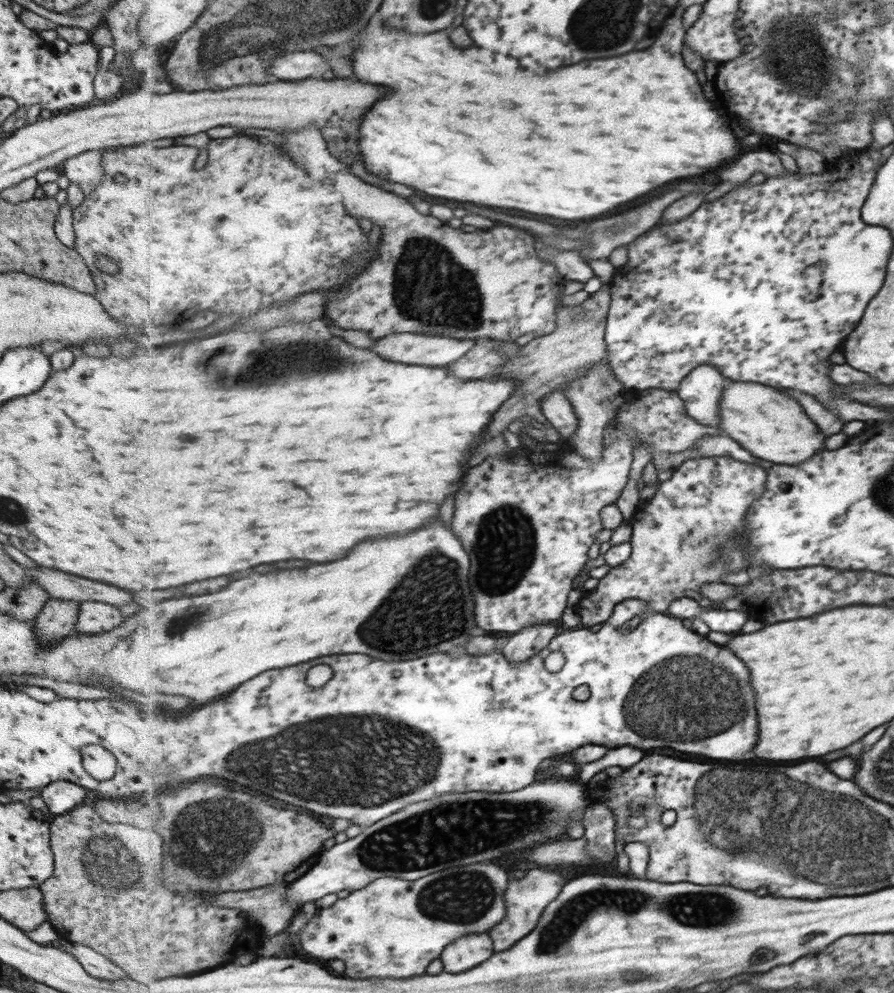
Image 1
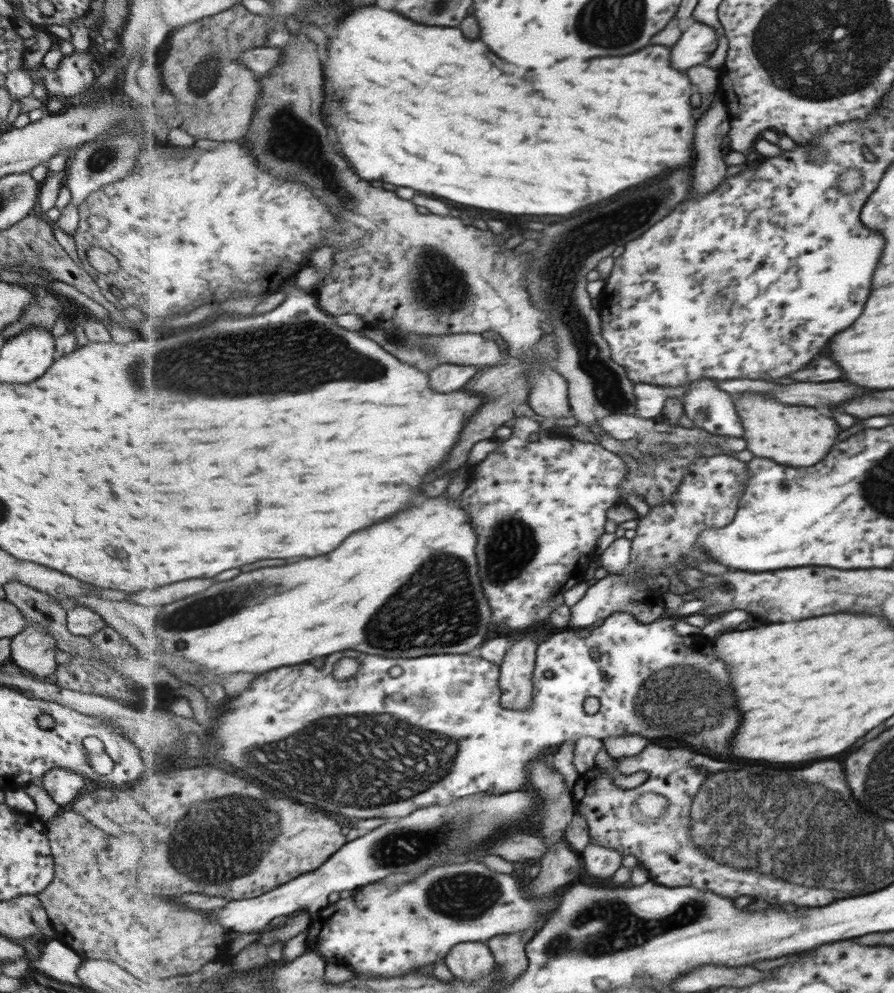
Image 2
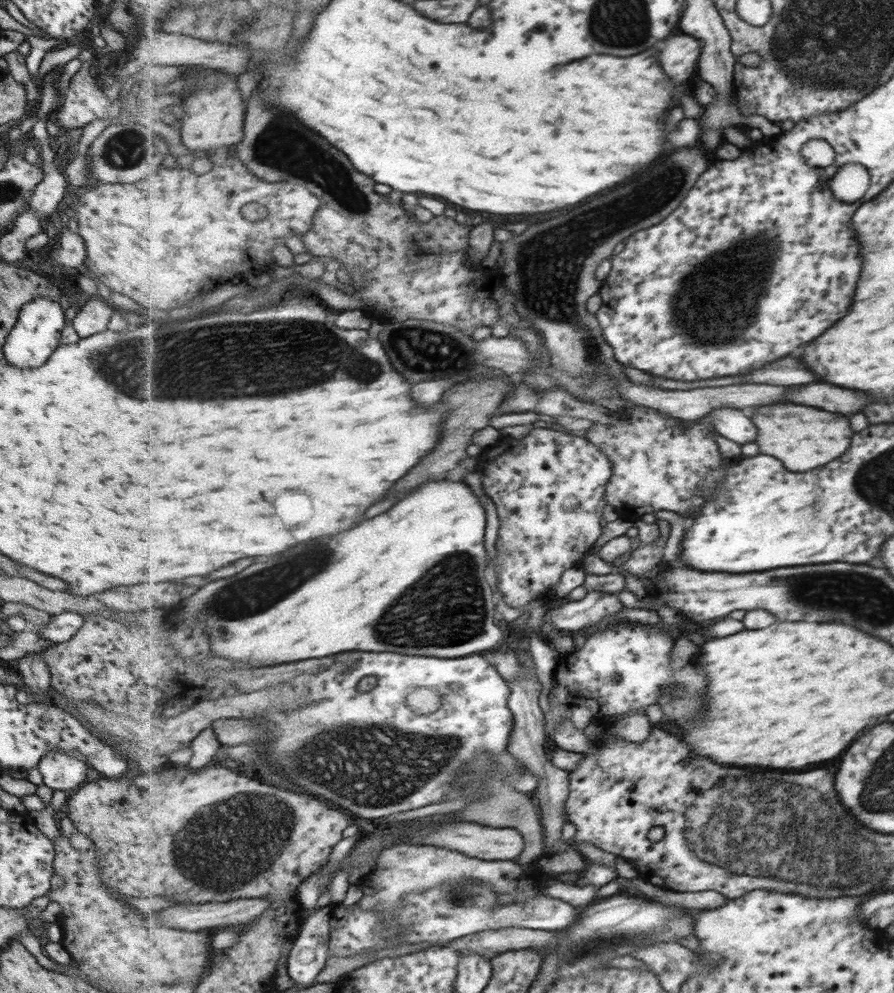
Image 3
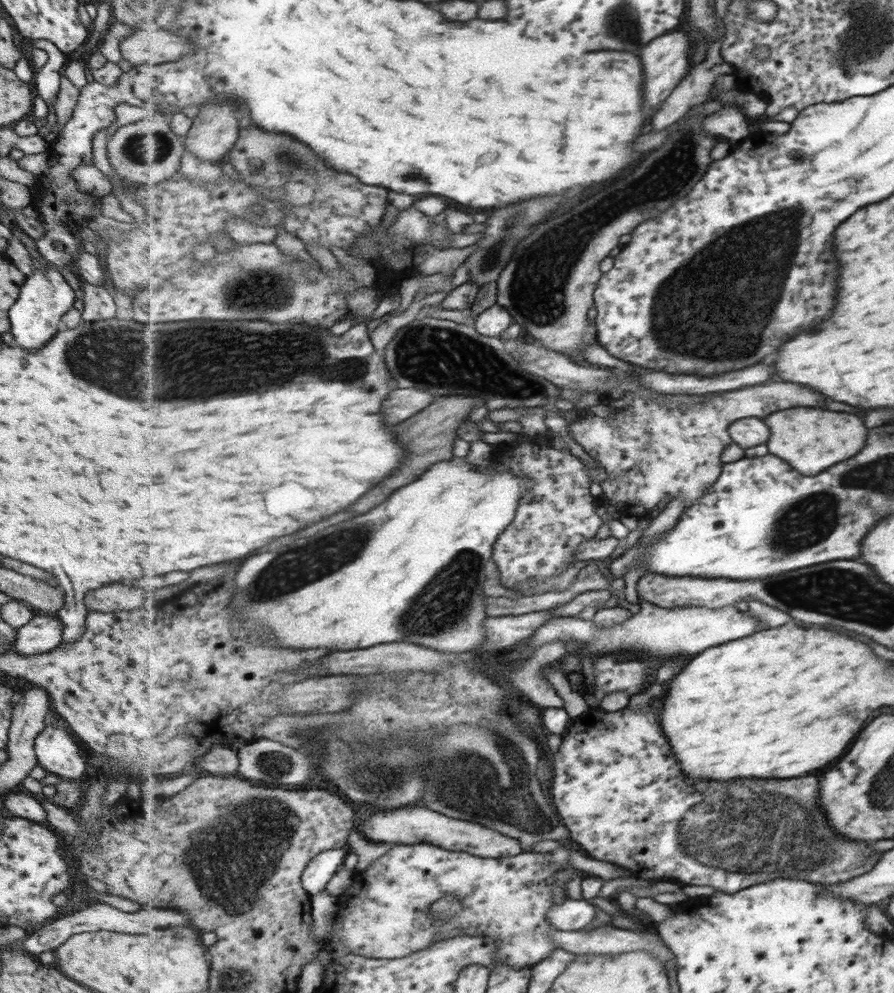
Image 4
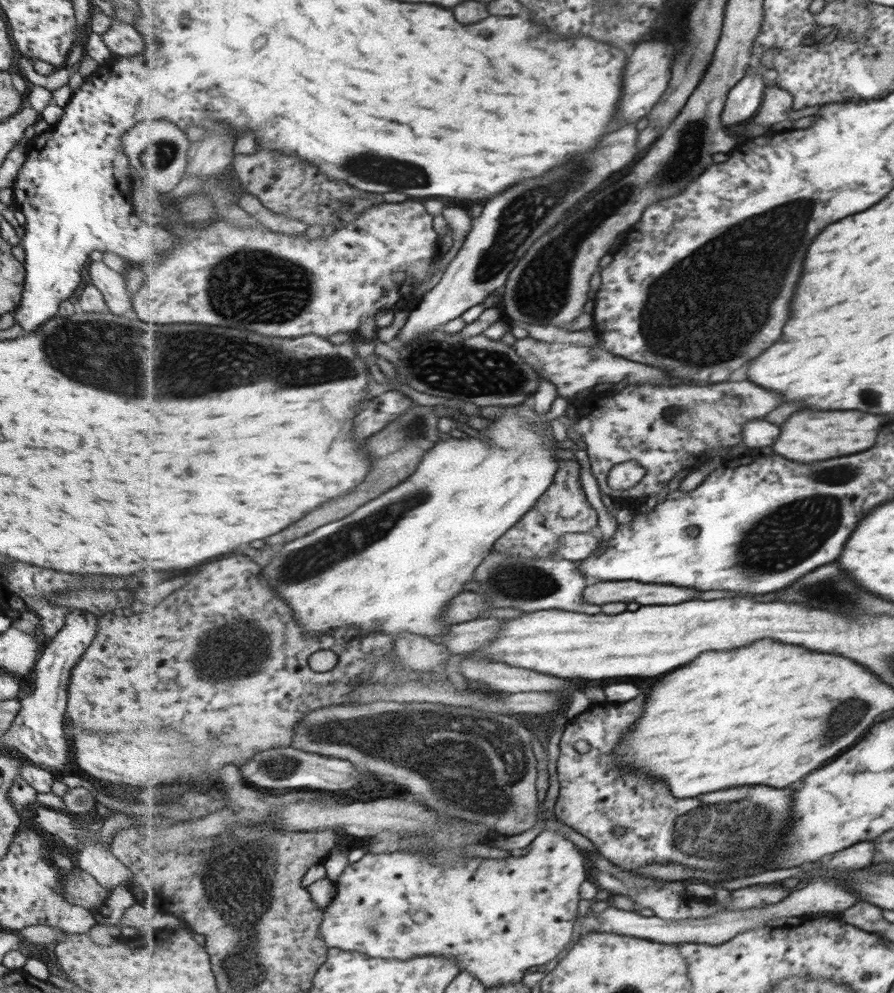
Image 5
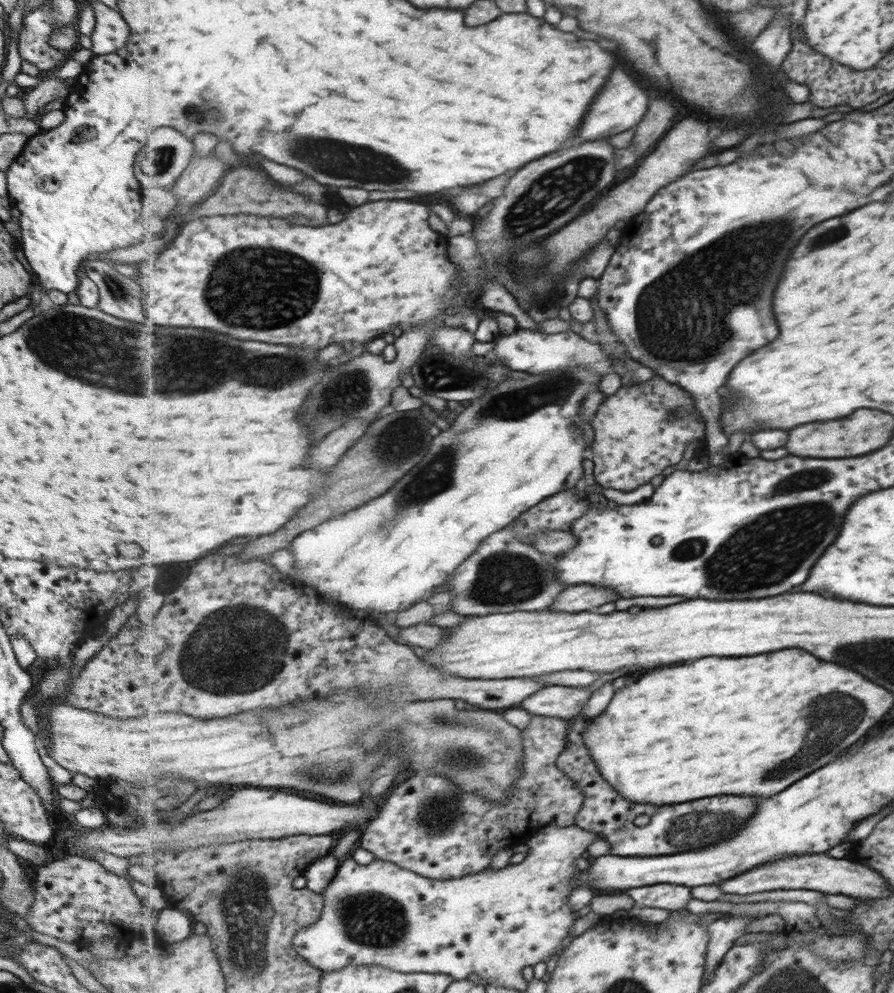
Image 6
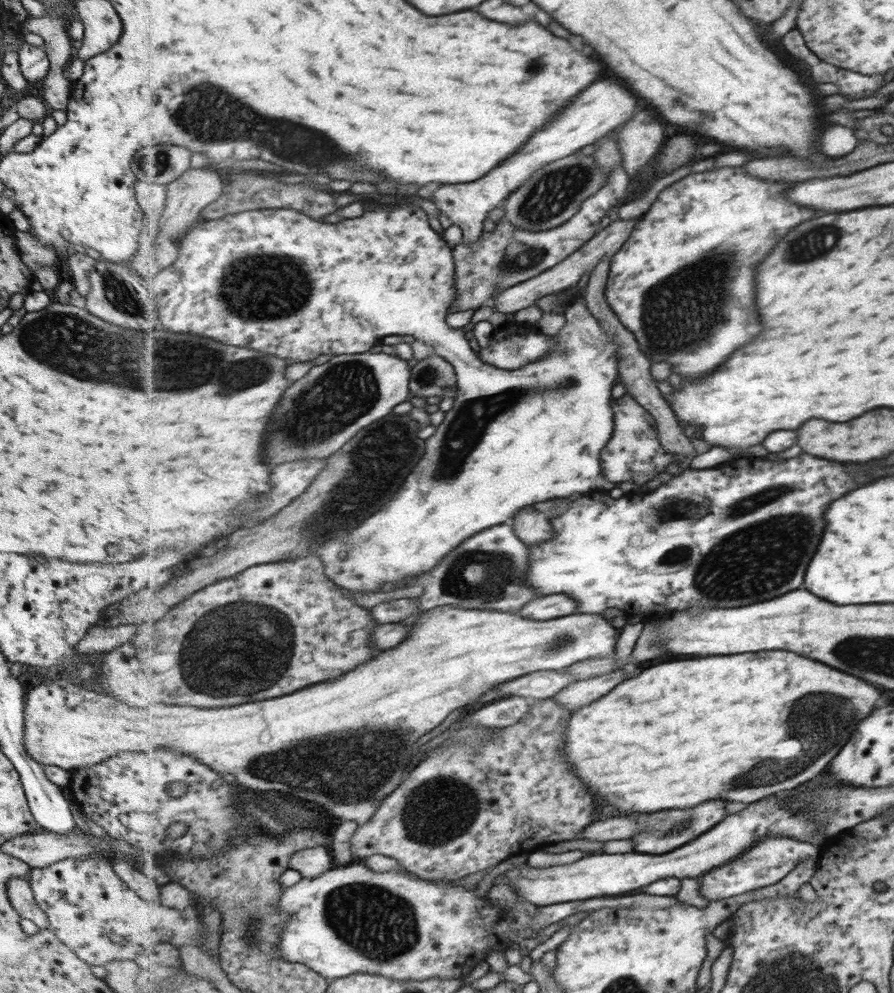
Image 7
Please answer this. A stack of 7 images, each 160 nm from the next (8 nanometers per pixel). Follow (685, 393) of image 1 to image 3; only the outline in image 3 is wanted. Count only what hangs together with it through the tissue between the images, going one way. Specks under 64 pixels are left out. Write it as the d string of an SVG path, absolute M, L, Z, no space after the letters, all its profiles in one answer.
M724 408L724 410L716 410L710 413L713 418L717 432L726 438L740 444L750 444L756 442L758 438L758 428L752 422L752 418L748 418L742 410L732 410L732 408Z

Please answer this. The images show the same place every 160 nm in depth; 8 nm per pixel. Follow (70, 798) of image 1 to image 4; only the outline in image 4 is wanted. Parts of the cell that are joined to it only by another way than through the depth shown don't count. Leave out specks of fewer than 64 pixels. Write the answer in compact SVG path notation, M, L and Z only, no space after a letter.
M63 721L57 725L44 724L44 729L35 738L34 752L40 767L45 768L48 774L57 775L63 780L78 780L86 770L80 748L69 735Z

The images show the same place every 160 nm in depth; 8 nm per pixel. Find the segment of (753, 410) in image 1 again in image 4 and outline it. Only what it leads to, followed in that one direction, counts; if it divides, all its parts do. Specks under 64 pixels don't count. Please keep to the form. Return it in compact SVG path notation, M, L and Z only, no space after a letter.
M816 408L782 410L766 418L766 422L770 422L770 428L774 430L770 438L770 452L778 454L780 458L786 458L802 474L818 474L836 462L852 458L864 448L868 434L866 426L856 414Z

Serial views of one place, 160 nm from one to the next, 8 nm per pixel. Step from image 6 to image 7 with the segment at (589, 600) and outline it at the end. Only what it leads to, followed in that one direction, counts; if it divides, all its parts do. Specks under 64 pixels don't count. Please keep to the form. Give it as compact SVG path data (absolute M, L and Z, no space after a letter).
M568 594L539 596L527 604L528 606L522 609L522 616L534 620L554 620L578 612L578 602L574 602L574 598Z

